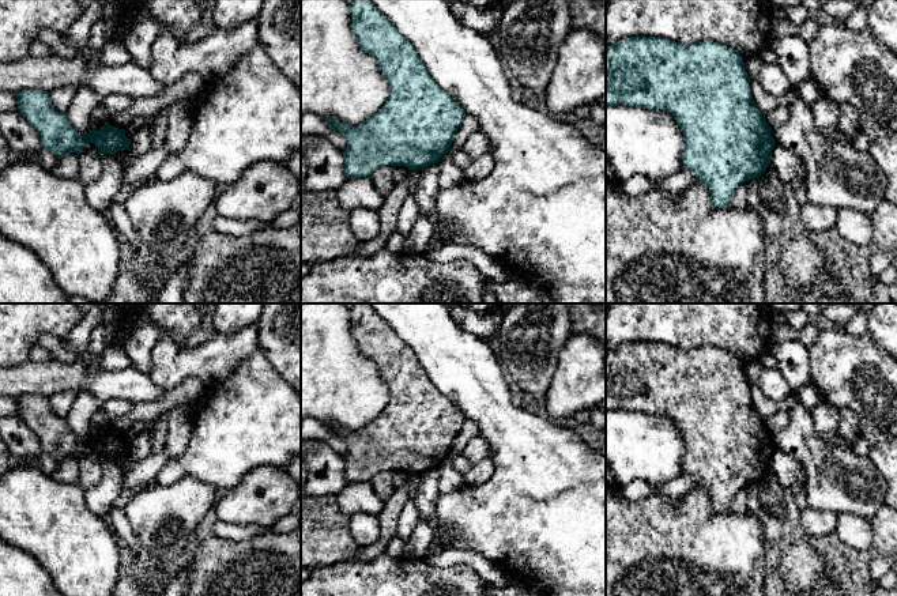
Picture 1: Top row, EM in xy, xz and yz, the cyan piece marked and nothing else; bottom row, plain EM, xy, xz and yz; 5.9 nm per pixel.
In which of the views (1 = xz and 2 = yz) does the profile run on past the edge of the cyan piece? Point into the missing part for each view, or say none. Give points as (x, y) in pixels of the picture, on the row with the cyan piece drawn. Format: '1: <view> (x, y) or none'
1: none
2: none

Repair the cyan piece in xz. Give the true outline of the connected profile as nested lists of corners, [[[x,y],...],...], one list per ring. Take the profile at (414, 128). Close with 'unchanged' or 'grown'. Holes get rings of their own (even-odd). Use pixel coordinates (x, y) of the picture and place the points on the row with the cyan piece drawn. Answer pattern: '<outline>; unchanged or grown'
[[[354,0],[350,4],[351,30],[359,48],[372,54],[389,84],[389,97],[382,107],[361,125],[347,125],[335,118],[325,124],[340,132],[347,148],[343,152],[347,178],[370,177],[381,166],[404,166],[421,170],[438,163],[449,151],[466,112],[429,75],[415,48],[374,5],[372,0]]]; unchanged

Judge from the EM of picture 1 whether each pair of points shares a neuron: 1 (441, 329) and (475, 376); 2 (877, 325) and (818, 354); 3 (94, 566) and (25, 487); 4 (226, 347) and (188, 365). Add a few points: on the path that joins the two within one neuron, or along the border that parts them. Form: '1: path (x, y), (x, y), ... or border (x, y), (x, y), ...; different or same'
1: path (441, 340), (464, 365); same
2: border (867, 332), (882, 347); different
3: path (74, 546), (60, 532), (56, 515), (45, 508); same
4: path (217, 357), (211, 362), (198, 362); same

